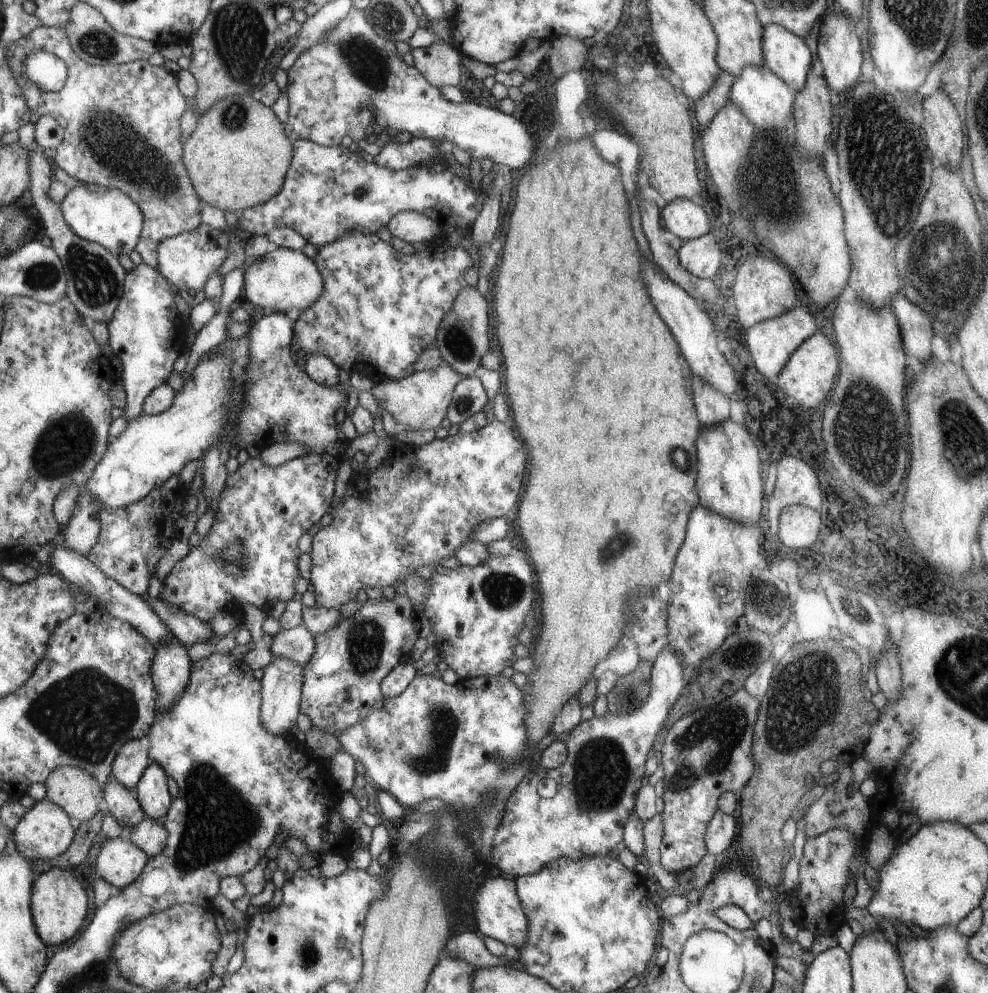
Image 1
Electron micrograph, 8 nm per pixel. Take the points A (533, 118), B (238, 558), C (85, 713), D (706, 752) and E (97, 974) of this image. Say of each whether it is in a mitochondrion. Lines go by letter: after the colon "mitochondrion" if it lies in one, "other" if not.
A: other
B: mitochondrion
C: mitochondrion
D: mitochondrion
E: mitochondrion

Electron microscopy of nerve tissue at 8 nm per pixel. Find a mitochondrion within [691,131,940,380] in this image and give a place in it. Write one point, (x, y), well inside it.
(787, 211)

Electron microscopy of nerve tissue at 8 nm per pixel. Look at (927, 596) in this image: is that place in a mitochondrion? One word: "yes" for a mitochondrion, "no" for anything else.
no

